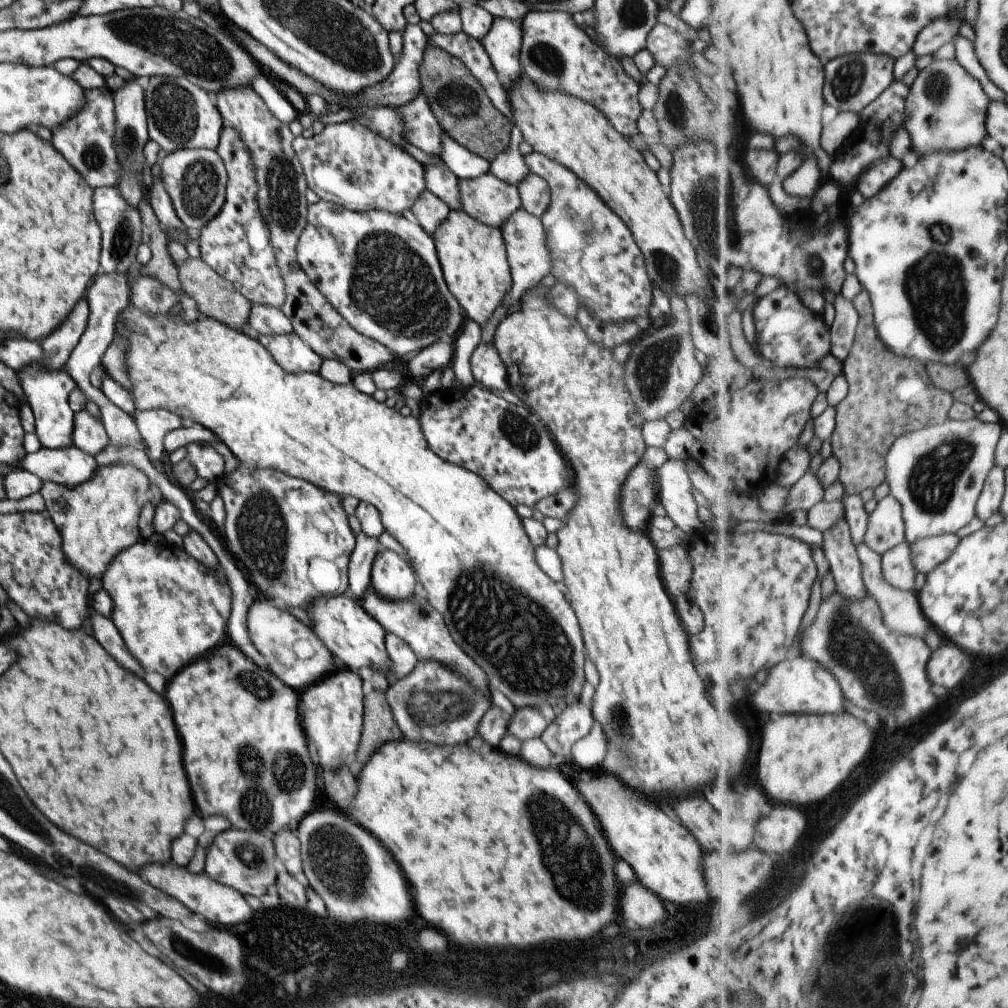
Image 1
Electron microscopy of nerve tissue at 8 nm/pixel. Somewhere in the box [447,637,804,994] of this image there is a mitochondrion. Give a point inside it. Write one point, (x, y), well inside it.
(576, 875)

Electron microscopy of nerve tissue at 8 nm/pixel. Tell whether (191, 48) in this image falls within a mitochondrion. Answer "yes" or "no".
yes

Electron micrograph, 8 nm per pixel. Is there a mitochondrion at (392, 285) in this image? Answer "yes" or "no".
yes

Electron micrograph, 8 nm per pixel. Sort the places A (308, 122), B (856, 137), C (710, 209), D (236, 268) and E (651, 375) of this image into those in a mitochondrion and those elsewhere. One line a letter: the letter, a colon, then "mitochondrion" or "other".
A: other
B: other
C: mitochondrion
D: other
E: mitochondrion

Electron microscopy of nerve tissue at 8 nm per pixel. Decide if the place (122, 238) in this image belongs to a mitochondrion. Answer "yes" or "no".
yes

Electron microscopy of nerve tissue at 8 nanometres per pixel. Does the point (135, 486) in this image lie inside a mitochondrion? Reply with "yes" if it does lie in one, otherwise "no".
yes

